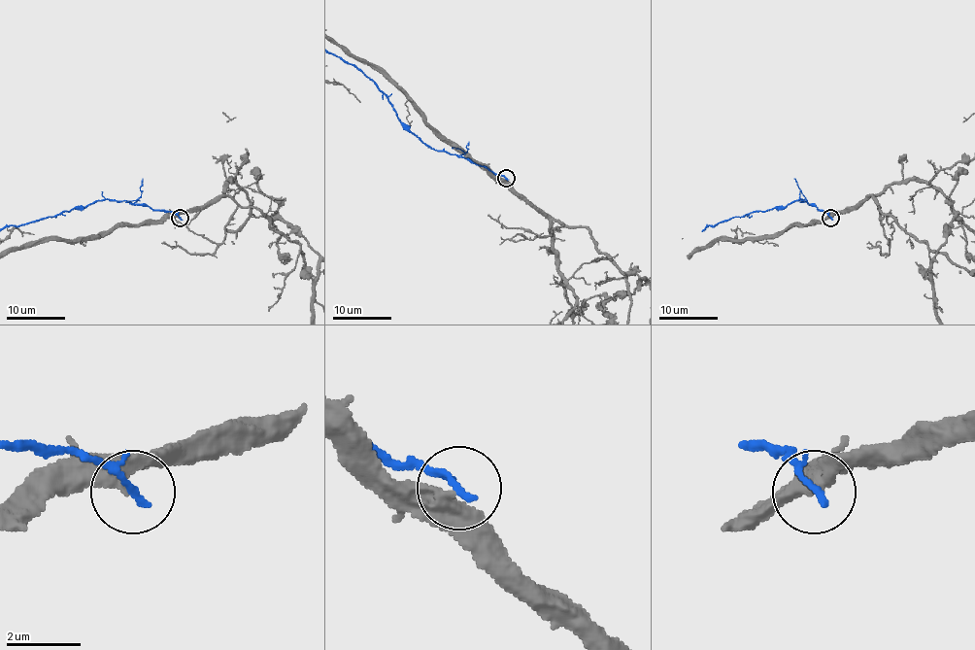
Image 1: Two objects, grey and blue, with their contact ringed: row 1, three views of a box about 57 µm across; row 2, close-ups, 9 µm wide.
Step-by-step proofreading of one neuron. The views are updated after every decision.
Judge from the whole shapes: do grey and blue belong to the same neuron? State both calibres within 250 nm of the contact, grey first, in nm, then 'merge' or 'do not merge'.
calibres 360 and 160 nm; do not merge

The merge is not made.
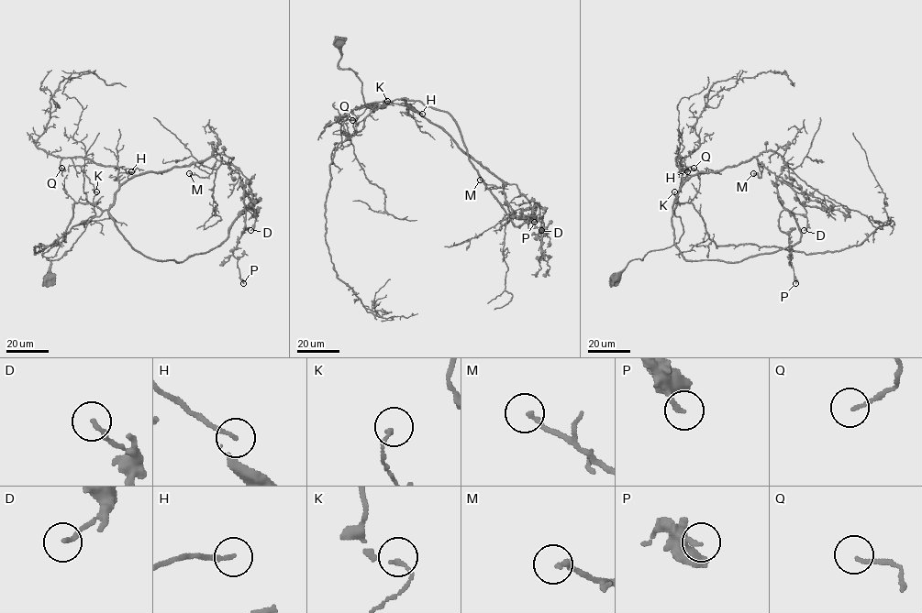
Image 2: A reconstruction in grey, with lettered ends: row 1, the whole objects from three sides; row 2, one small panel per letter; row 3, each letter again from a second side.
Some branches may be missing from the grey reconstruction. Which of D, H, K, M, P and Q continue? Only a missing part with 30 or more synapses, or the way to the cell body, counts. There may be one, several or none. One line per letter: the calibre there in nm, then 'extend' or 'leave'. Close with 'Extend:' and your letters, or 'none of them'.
D: 160 nm thick; leave
H: 120 nm thick; leave
K: 150 nm thick; leave
M: 180 nm thick; leave
P: 190 nm thick; leave
Q: 130 nm thick; leave
Extend: none of them

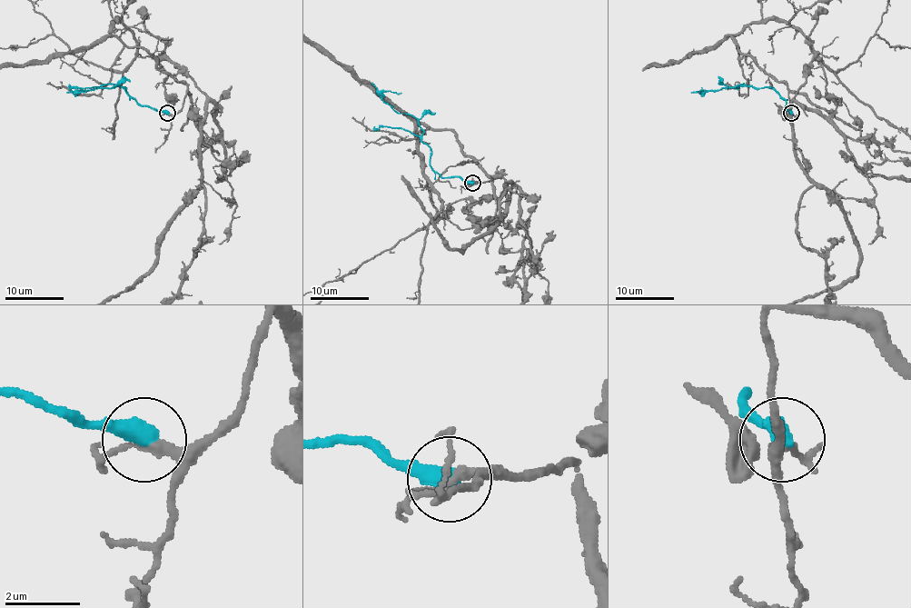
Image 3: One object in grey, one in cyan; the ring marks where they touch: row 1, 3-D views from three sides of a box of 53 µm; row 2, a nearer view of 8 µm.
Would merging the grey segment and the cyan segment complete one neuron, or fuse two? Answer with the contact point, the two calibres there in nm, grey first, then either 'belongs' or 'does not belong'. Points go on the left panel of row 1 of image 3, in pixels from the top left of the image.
place (167, 113); calibres 220 and 500 nm; does not belong

